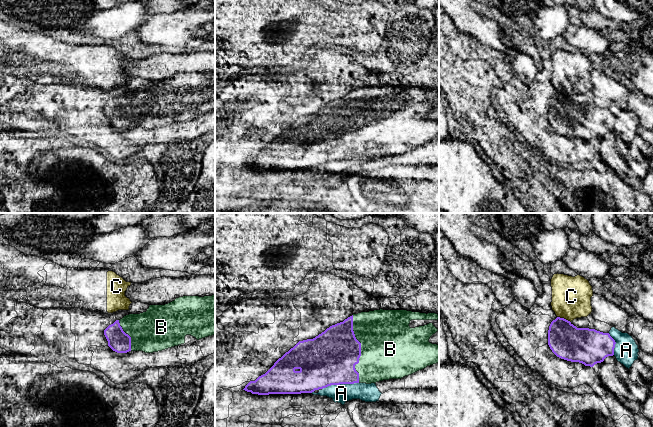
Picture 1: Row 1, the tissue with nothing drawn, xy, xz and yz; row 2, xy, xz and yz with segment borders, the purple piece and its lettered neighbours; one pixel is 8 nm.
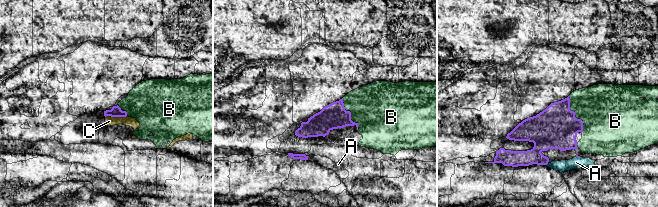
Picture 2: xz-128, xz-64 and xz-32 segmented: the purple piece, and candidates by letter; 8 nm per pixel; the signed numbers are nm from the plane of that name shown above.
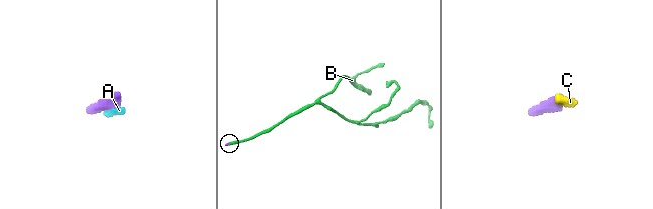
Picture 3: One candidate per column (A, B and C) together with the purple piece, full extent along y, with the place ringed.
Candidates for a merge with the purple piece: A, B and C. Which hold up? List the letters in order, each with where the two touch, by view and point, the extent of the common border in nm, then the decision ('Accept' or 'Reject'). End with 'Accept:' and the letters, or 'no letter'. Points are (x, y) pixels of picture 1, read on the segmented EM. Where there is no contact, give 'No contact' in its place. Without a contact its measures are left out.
A: Touches purple at xz (340, 383). Shared border 300 nm. Reject
B: Touches purple at xz (360, 349). Shared border 550 nm. Accept
C: Touches purple at yz (563, 318). Shared border 120 nm. Reject
Accept: B

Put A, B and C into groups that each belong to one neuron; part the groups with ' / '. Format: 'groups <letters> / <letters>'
groups A / B / C

